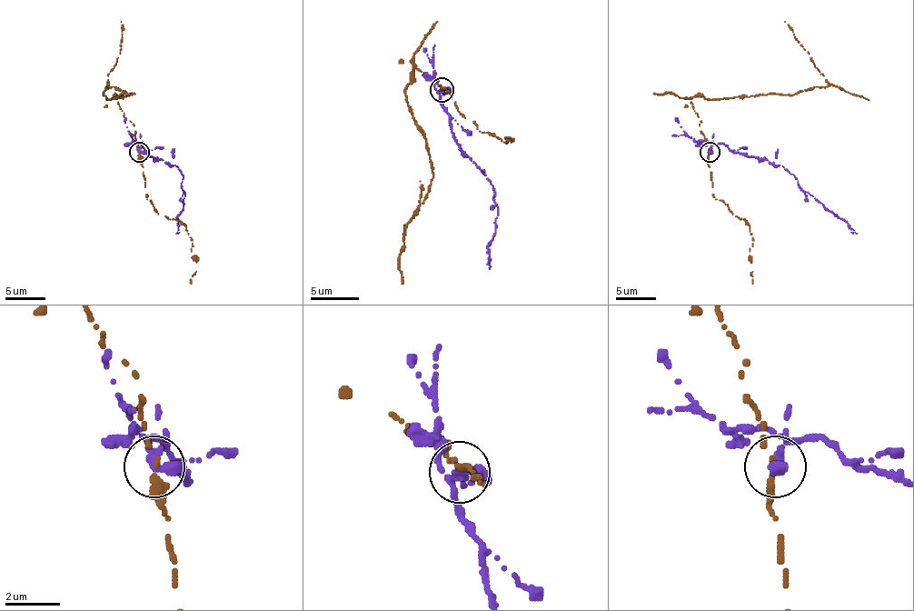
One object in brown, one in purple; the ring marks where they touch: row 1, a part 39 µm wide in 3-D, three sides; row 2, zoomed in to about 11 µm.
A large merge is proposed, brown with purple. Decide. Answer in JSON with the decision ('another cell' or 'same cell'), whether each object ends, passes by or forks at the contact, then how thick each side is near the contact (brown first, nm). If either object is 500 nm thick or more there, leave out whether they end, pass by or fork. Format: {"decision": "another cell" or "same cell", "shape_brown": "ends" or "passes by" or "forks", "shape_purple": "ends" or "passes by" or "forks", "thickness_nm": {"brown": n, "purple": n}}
{"decision": "another cell", "shape_brown": "ends", "shape_purple": "passes by", "thickness_nm": {"brown": 280, "purple": 340}}

